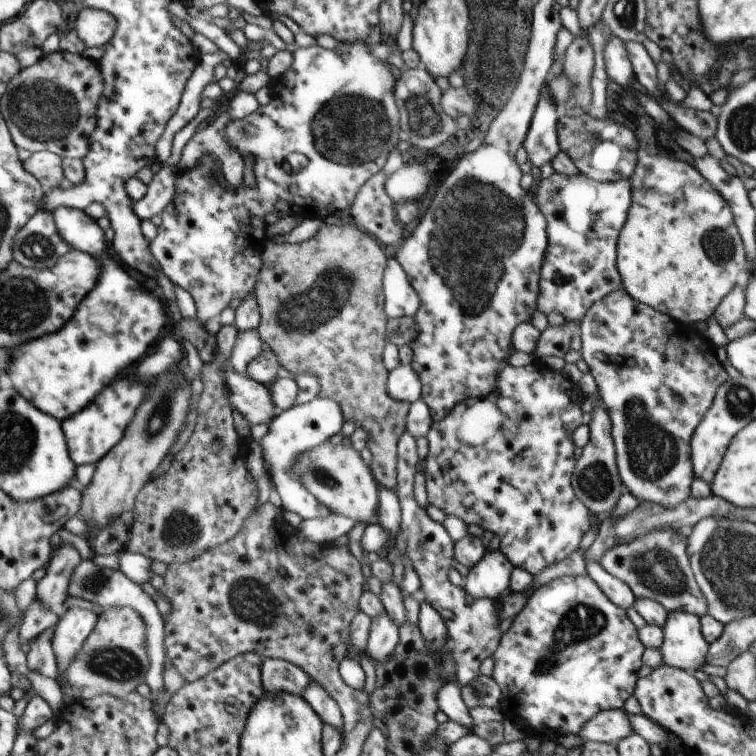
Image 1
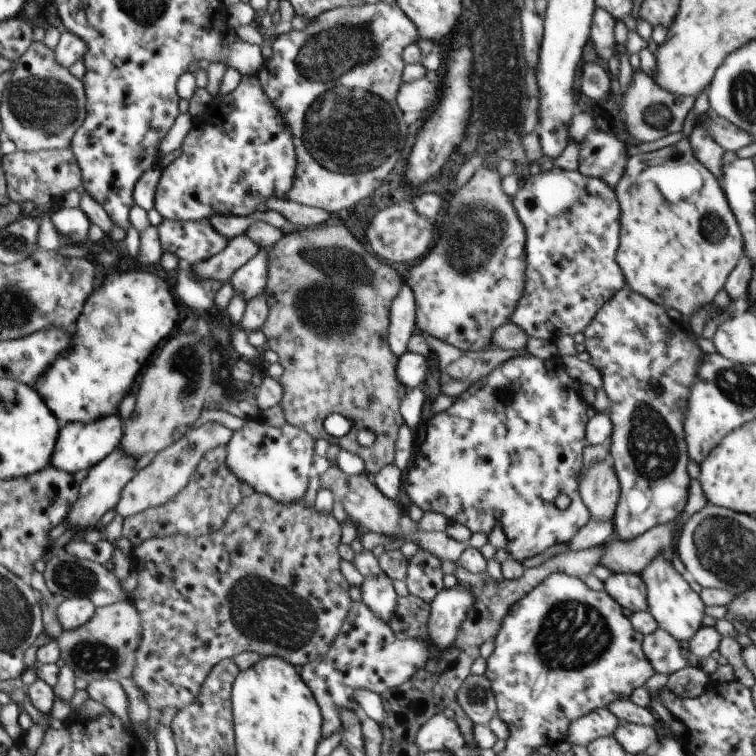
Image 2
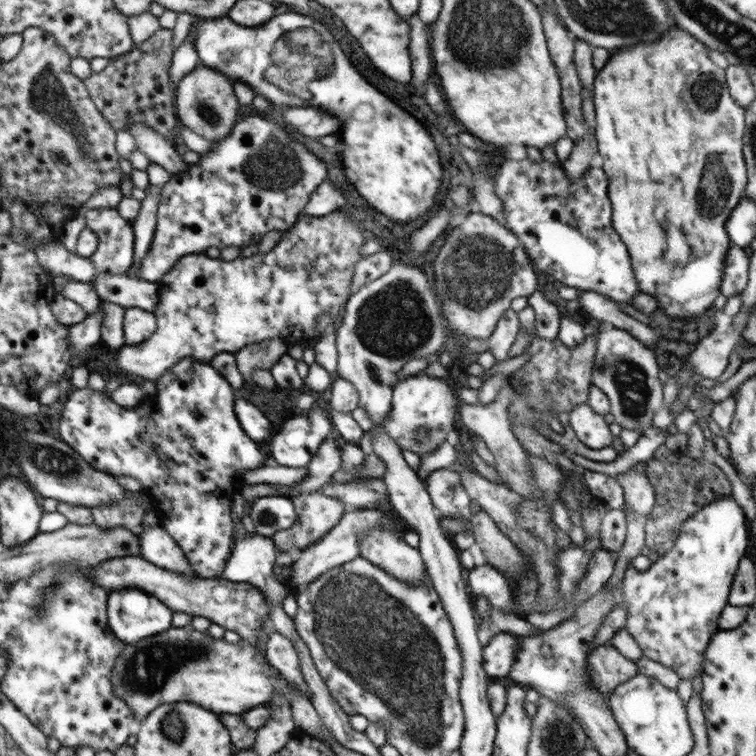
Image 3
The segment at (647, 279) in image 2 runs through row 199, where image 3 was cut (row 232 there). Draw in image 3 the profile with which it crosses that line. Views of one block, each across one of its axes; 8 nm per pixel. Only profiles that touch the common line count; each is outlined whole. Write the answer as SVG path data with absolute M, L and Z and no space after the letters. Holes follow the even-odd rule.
M676 28L668 30L656 42L638 43L632 47L612 50L608 64L596 73L594 80L594 106L598 162L608 178L608 198L612 206L612 226L618 232L630 255L631 266L642 293L656 297L658 308L662 308L673 320L686 320L705 313L721 293L722 275L731 240L726 232L726 219L740 202L747 186L747 167L743 160L743 136L745 131L745 108L738 105L730 95L725 70L718 67L708 56L708 46Z

